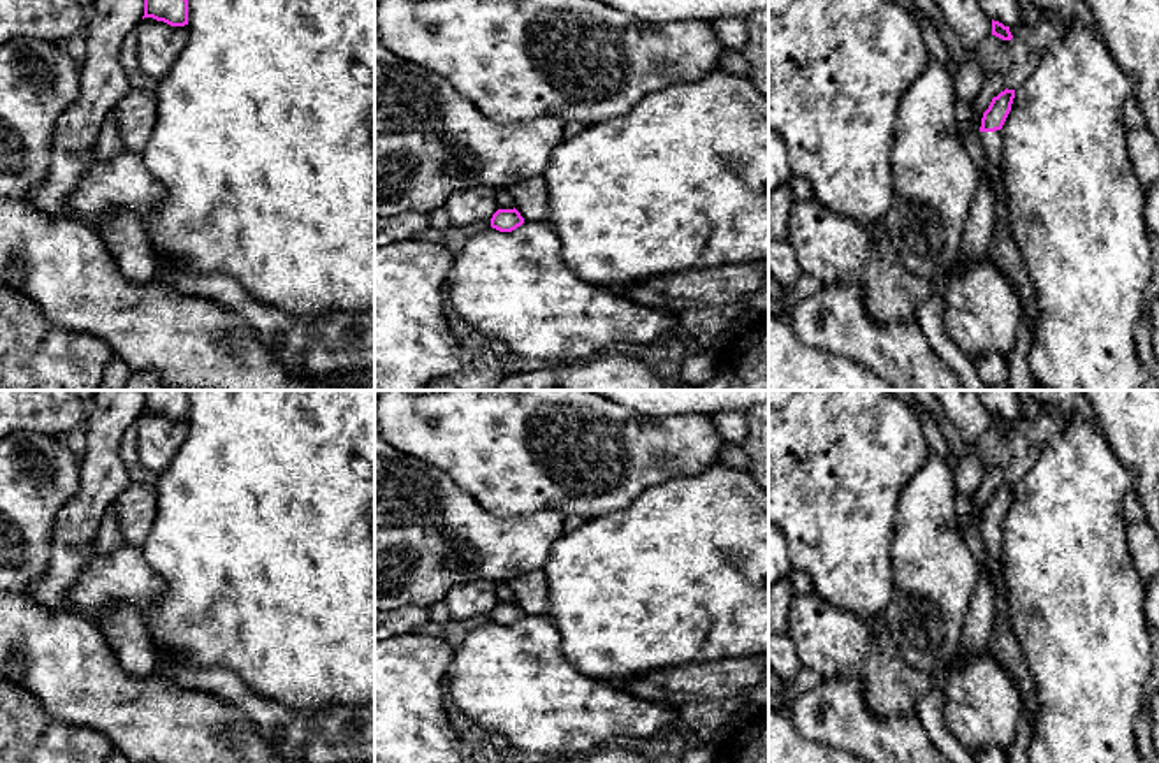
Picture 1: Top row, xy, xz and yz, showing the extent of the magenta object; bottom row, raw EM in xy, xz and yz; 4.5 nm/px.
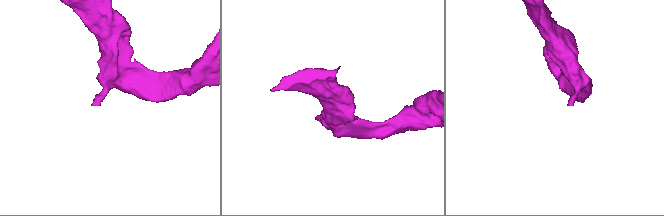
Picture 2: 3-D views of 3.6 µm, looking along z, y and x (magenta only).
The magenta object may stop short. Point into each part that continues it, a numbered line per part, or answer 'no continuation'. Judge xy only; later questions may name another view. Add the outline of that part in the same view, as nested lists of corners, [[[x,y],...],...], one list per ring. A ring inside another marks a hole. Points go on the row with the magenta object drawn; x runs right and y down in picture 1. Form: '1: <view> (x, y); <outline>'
no continuation

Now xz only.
no continuation

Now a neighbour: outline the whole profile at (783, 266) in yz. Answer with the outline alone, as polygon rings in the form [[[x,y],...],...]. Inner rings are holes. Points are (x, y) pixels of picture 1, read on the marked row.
[[[788,239],[769,241],[769,274],[774,276],[784,290],[791,288],[802,274]]]

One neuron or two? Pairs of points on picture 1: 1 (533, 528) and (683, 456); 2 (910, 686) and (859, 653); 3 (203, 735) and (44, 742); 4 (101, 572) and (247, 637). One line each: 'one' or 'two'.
1: two
2: one
3: two
4: two

